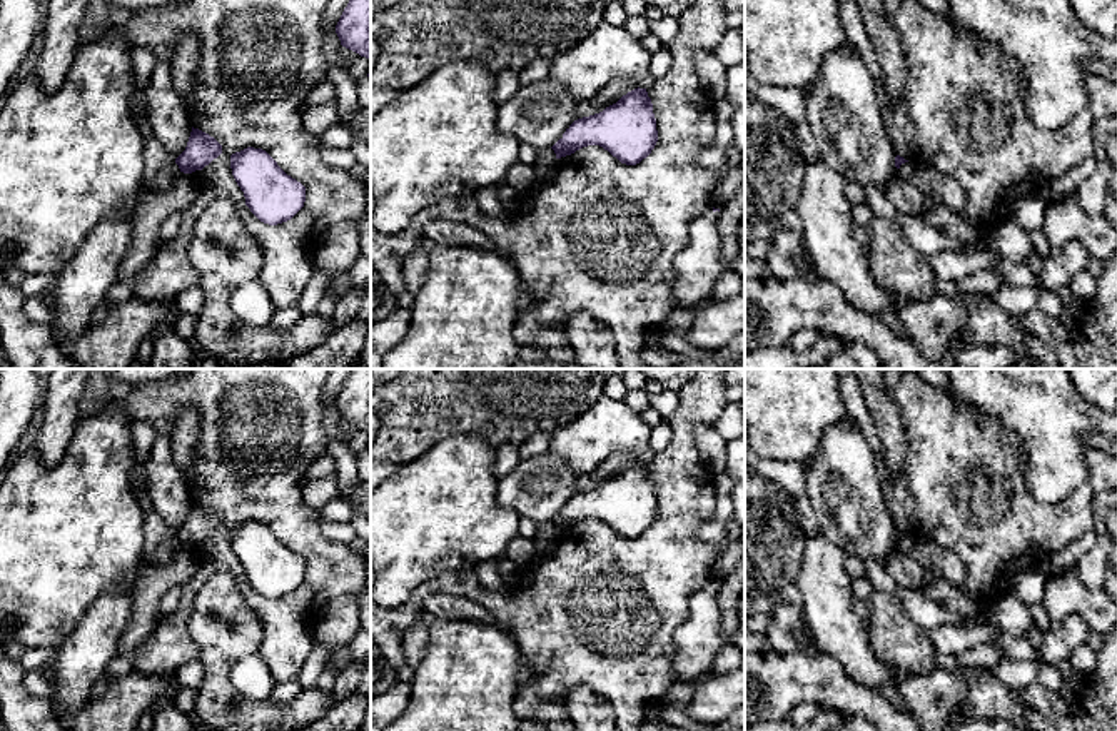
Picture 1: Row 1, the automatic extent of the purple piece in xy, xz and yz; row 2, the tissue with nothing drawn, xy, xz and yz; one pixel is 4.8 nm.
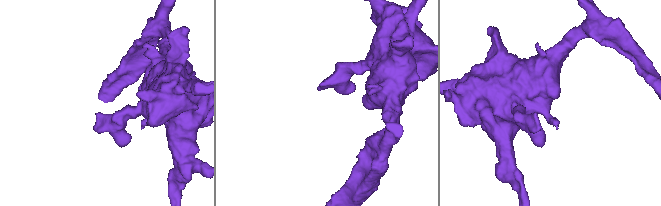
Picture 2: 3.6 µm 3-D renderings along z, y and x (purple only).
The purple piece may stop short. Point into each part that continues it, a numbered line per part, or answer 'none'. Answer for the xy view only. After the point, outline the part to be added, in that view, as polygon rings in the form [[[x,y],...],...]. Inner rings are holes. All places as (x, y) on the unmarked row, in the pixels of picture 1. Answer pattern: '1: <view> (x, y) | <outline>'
none

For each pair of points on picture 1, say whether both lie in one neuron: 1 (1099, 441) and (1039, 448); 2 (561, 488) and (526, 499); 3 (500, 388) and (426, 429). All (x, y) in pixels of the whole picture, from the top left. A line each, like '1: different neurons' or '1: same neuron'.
1: different neurons
2: same neuron
3: same neuron

